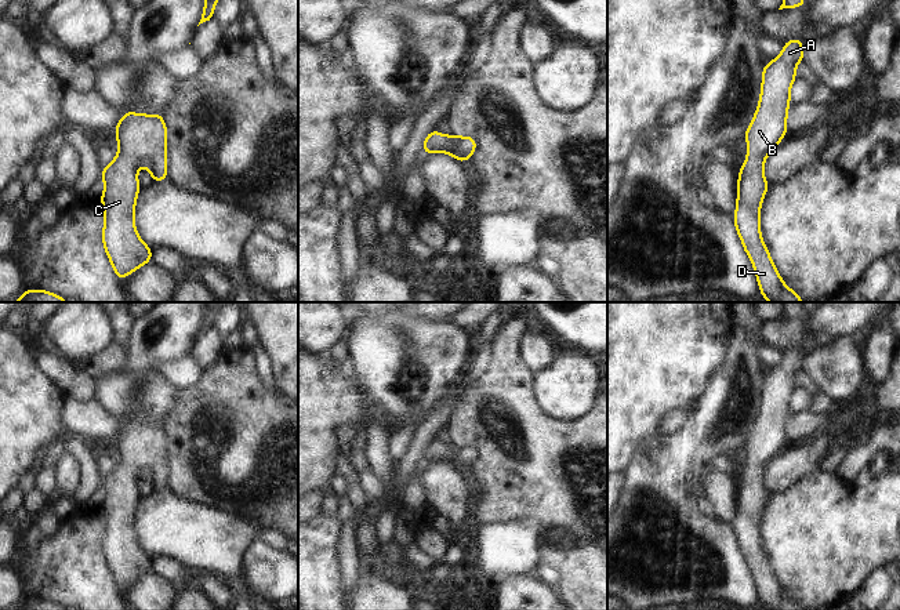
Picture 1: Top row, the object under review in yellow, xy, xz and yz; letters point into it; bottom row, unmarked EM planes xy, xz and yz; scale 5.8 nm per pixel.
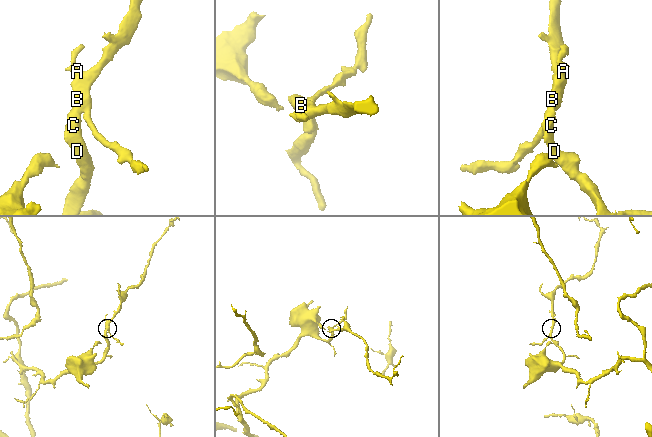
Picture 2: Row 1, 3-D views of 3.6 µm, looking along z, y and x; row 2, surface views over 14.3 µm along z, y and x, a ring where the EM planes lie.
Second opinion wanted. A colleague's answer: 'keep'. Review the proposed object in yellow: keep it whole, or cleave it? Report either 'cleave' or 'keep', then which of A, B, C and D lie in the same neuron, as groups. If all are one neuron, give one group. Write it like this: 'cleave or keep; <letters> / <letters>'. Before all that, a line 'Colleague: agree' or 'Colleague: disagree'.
Colleague: agree
keep; A B C D

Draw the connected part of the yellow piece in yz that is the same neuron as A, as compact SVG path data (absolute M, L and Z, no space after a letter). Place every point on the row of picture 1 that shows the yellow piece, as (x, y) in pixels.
M794 39L781 54L763 66L759 106L745 131L747 160L738 168L734 225L743 247L754 264L761 294L769 302L802 302L803 298L785 286L761 236L759 210L769 185L763 175L767 155L787 132L790 88L795 68L803 61L803 44Z

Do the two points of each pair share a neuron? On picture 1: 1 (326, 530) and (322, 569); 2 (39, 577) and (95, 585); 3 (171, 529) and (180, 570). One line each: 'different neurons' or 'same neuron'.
1: same neuron
2: same neuron
3: different neurons

